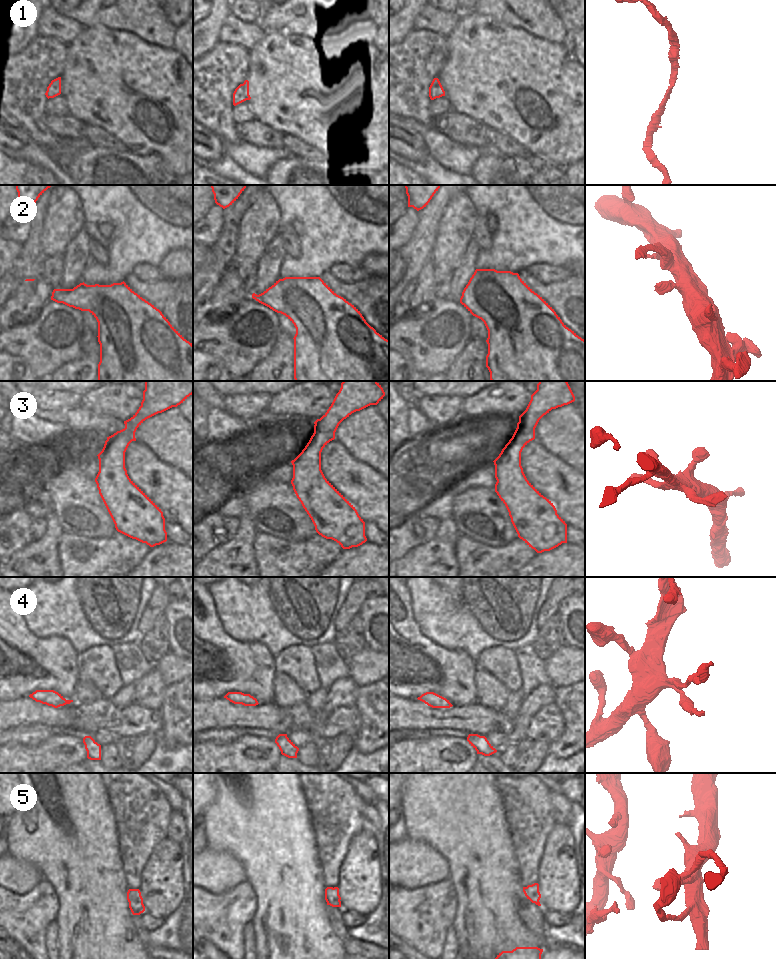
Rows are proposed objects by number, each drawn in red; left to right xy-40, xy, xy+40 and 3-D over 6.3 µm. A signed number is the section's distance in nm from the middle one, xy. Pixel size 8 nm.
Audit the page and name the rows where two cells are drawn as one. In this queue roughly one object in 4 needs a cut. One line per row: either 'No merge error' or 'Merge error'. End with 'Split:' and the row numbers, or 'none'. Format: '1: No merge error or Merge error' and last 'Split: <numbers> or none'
1: No merge error
2: No merge error
3: No merge error
4: No merge error
5: Merge error
Split: 5

